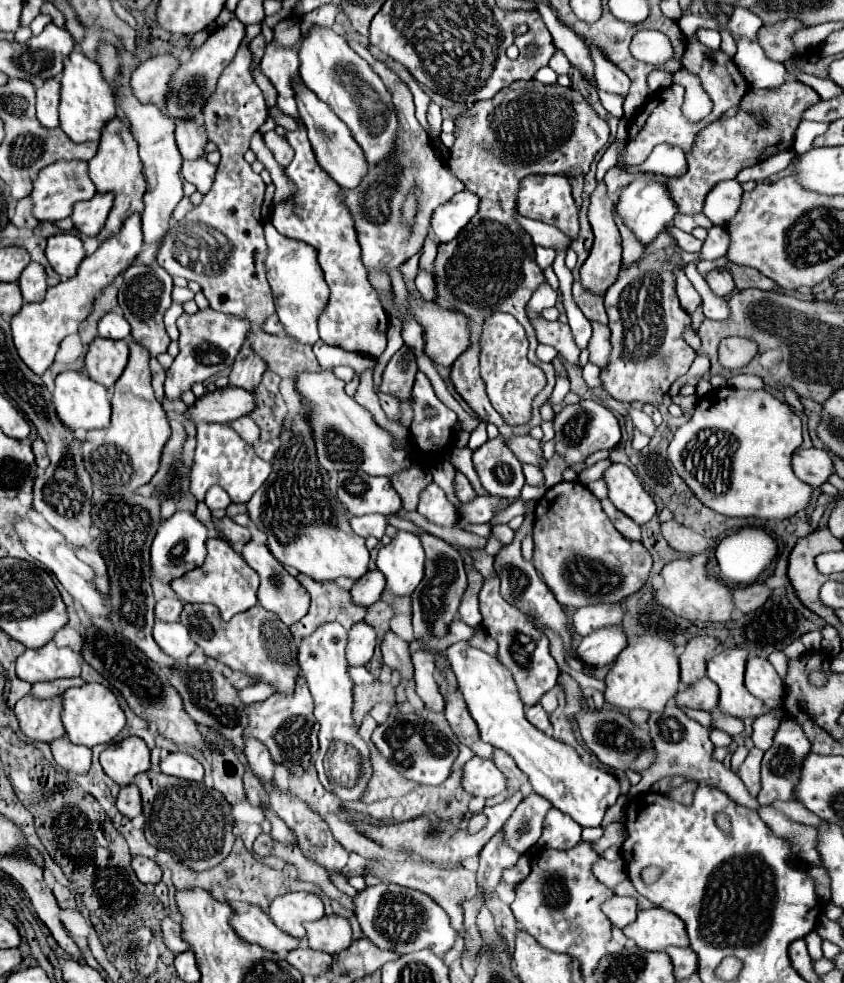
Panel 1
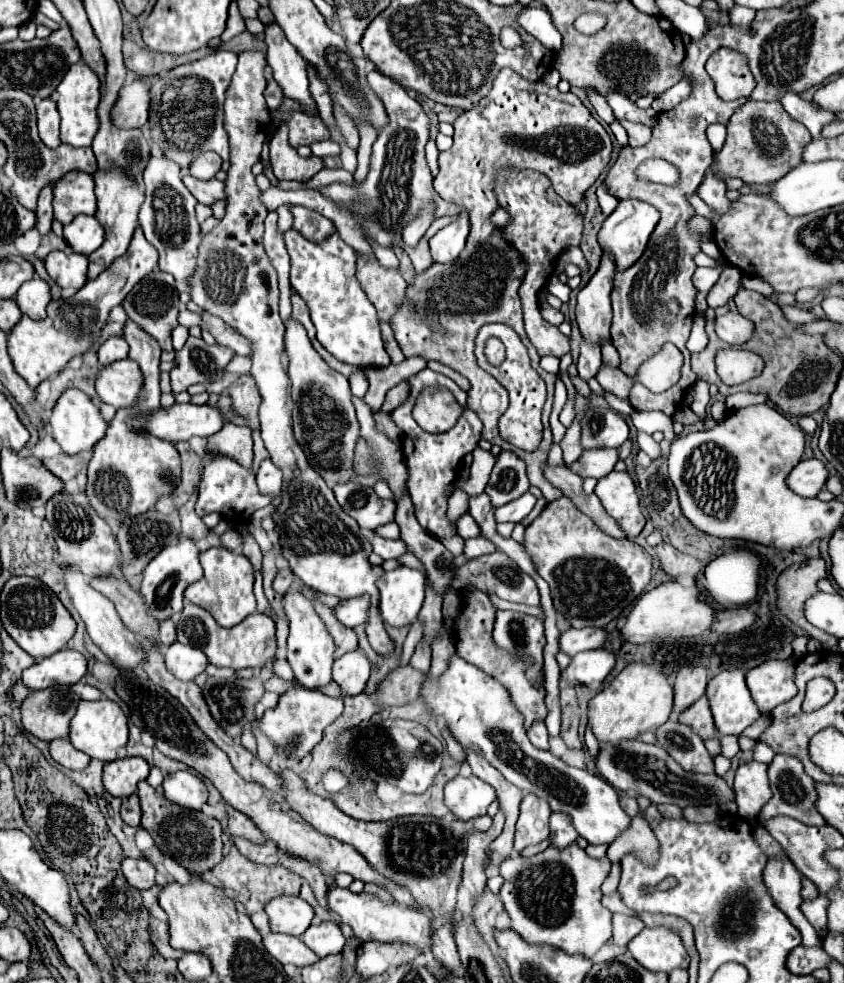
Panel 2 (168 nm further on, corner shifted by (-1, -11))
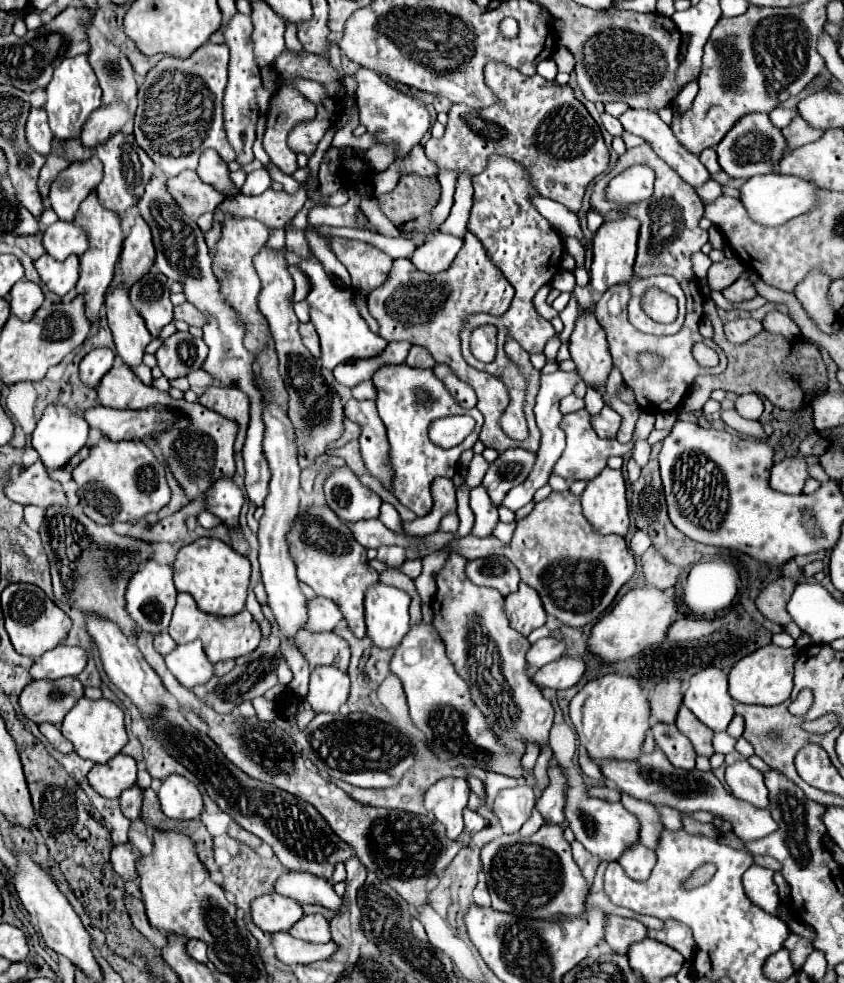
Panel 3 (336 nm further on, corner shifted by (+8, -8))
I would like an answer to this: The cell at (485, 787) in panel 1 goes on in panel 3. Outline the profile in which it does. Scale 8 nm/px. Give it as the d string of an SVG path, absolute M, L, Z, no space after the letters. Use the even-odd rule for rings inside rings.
M441 778L425 792L425 808L447 828L449 838L457 838L463 824L463 808L467 806L469 786L463 778Z

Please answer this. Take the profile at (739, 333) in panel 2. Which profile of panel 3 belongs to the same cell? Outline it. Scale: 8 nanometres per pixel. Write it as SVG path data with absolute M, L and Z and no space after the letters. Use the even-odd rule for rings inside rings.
M737 318L737 320L733 320L725 326L727 340L733 342L733 344L745 344L753 336L757 336L761 330L763 330L763 326L759 324L759 320L753 320L753 318L749 318L749 320Z

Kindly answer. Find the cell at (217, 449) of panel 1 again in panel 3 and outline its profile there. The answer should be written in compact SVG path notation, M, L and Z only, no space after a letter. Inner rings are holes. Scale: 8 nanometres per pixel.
M221 478L207 492L207 510L213 512L227 528L239 528L239 512L243 506L243 492L231 478Z

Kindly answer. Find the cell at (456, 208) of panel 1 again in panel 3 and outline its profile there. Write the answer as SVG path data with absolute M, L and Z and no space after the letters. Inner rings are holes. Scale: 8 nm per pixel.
M437 232L431 236L431 240L427 240L423 246L419 246L413 252L411 262L417 270L421 270L425 274L445 272L451 266L451 262L455 260L461 244L463 242L459 238L455 238L451 234Z

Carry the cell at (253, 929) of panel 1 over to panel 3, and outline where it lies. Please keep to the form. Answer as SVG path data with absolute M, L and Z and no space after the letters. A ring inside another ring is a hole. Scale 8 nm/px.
M277 932L273 934L273 948L277 958L287 966L297 964L313 964L319 960L327 960L335 954L337 944L331 940L327 944L313 944L293 938L289 932Z

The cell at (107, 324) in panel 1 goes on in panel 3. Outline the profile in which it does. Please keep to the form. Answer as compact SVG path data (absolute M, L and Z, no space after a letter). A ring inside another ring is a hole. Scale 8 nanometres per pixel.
M95 348L91 350L79 364L81 382L89 388L97 388L101 378L111 370L115 354L109 348Z

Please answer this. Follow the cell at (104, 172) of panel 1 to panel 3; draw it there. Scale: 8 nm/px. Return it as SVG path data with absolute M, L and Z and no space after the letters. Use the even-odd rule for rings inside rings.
M95 190L81 202L81 208L75 216L75 224L85 228L87 232L87 238L89 238L89 248L87 252L79 258L79 282L75 286L77 294L85 299L85 314L89 314L89 322L91 324L97 324L101 317L101 308L104 305L105 293L111 280L113 280L113 270L115 270L115 264L119 260L119 254L121 254L121 244L123 244L123 232L121 232L121 218L103 208L97 200L97 194Z

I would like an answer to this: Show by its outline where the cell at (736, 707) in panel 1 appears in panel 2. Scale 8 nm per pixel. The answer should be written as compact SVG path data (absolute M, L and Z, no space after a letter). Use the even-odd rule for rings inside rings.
M728 669L710 679L706 695L720 735L740 735L760 719L760 711L746 687L742 669Z

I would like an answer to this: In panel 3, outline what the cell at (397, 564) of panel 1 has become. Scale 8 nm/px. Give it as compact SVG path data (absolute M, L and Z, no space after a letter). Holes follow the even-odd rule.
M377 584L365 594L367 636L377 648L389 650L401 644L409 632L409 594L399 588Z

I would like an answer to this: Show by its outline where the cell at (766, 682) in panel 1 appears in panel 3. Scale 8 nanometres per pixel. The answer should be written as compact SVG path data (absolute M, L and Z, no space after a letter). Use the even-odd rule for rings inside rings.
M775 644L757 648L749 656L745 656L733 664L733 668L727 676L731 698L741 704L761 704L761 706L775 706L775 704L785 702L793 690L795 660L797 660L795 648L779 648Z

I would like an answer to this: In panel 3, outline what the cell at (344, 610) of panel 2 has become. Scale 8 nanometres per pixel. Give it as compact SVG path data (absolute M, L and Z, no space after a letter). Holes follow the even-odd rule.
M329 598L309 600L307 614L309 614L309 618L307 618L305 630L309 630L309 632L329 632L343 618L339 612L339 606L333 604L333 600L329 600Z

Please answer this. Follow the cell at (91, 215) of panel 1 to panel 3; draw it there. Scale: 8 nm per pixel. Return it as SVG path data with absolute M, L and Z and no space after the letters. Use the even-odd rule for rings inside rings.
M55 222L45 230L43 248L55 260L65 260L67 256L75 254L81 256L87 250L87 234L83 228L77 228L73 222Z

